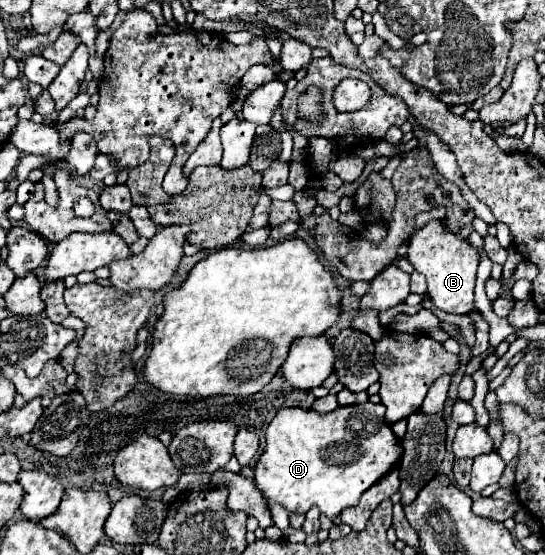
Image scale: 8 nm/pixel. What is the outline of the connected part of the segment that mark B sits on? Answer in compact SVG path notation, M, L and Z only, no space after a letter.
M430 220L420 228L408 244L410 264L426 276L428 296L434 306L450 314L468 314L474 308L474 280L478 268L478 252L466 240L450 232L442 220Z

